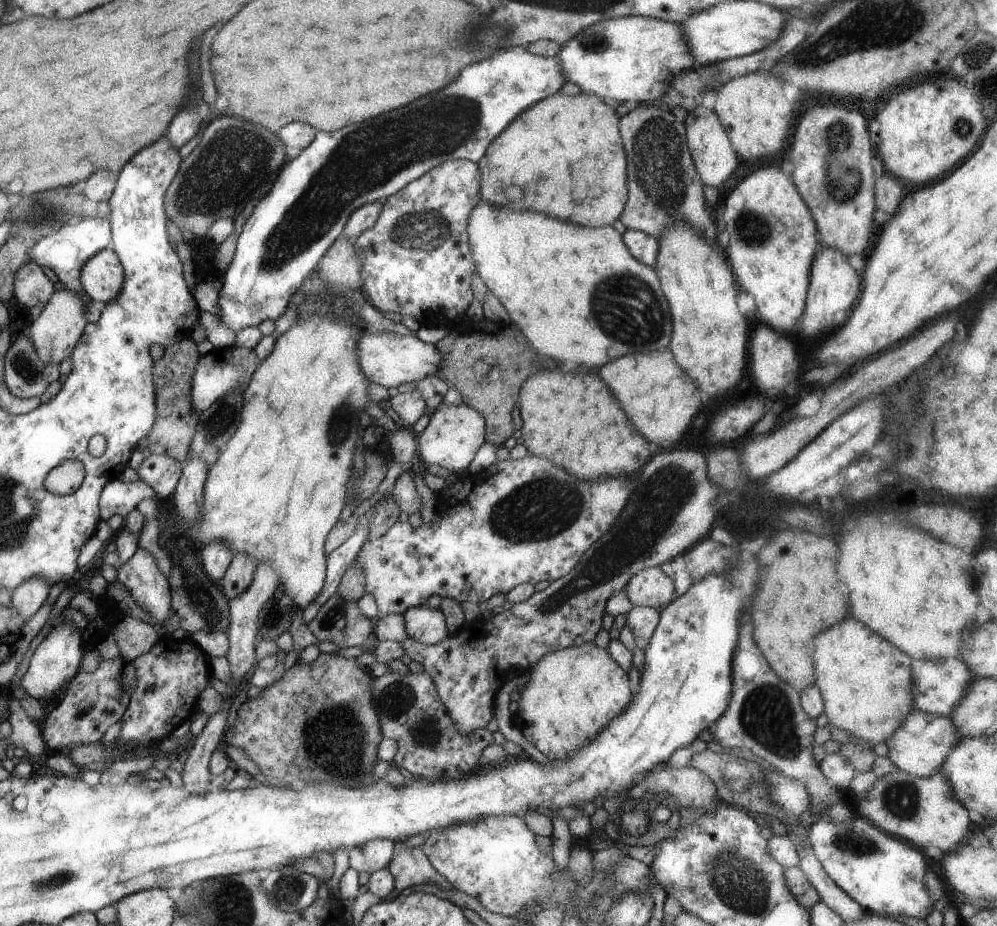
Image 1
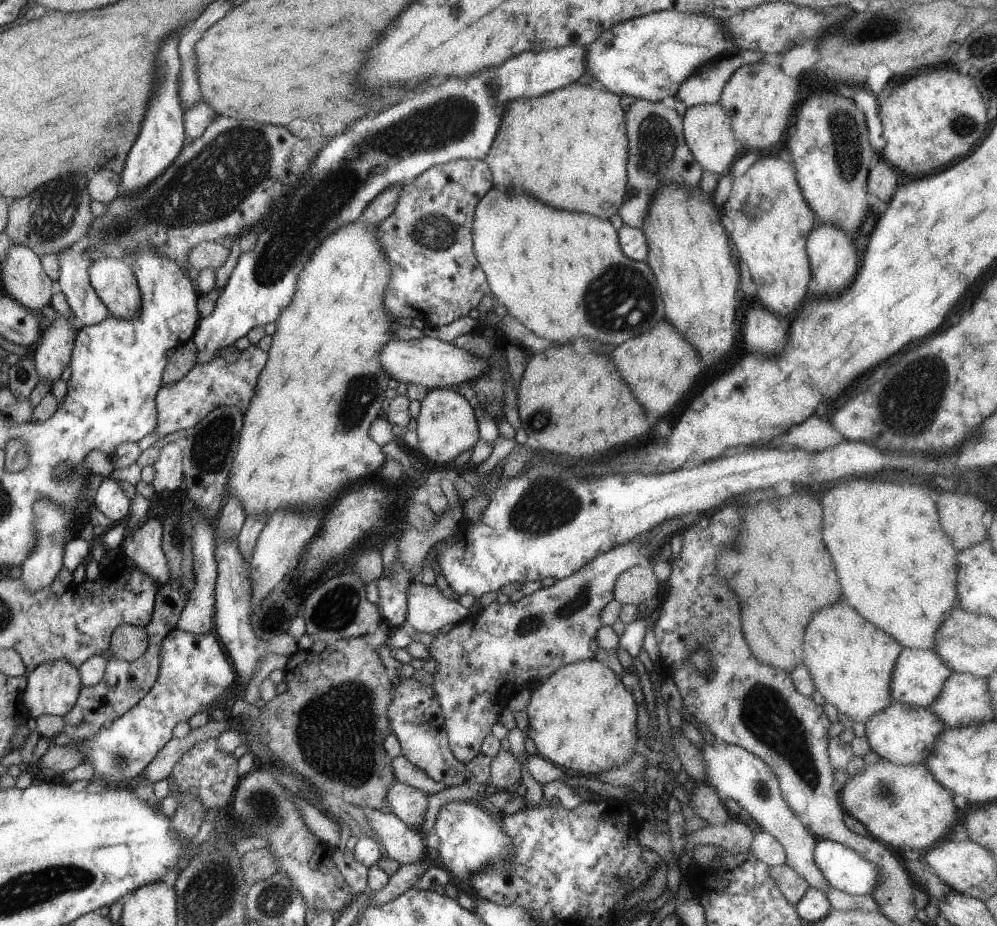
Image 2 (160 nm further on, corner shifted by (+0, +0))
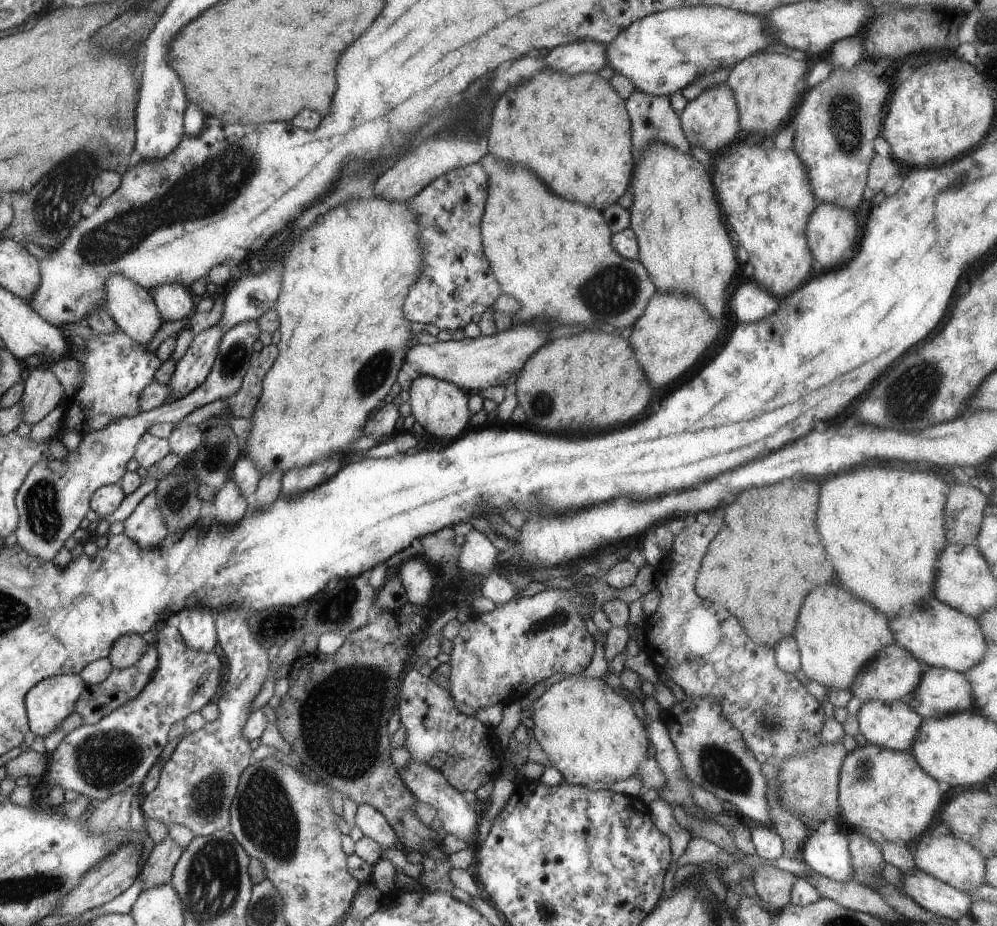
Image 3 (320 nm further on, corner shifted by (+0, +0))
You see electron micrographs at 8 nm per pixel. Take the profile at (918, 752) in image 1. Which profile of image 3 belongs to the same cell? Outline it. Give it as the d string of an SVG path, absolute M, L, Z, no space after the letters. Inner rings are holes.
M865 701L857 712L859 732L868 743L908 751L924 720L906 701Z

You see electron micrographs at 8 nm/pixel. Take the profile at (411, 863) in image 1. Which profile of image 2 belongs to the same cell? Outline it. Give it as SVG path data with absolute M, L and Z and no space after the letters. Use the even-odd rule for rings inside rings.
M371 809L366 810L365 815L370 828L392 860L405 865L426 858L429 853L426 841L415 828L409 827L394 813Z

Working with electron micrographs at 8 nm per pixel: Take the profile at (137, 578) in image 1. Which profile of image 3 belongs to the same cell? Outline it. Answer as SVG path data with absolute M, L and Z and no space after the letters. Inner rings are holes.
M156 489L142 498L134 512L123 520L123 523L125 533L144 548L160 545L170 533Z

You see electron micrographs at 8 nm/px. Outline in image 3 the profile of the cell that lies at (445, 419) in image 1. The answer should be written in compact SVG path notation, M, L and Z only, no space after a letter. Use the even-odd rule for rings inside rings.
M417 374L413 384L410 385L409 392L411 413L415 420L436 438L450 438L453 441L471 427L469 422L472 414L468 408L469 393L454 383L430 375Z

